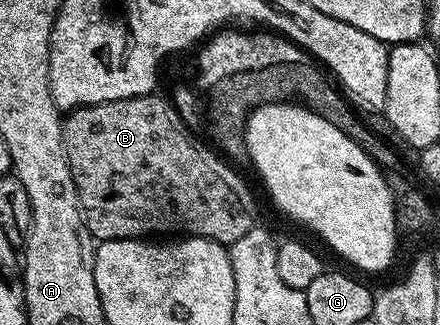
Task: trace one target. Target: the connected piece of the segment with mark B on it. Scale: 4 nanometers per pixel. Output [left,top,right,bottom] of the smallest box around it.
[61,93,253,247]

